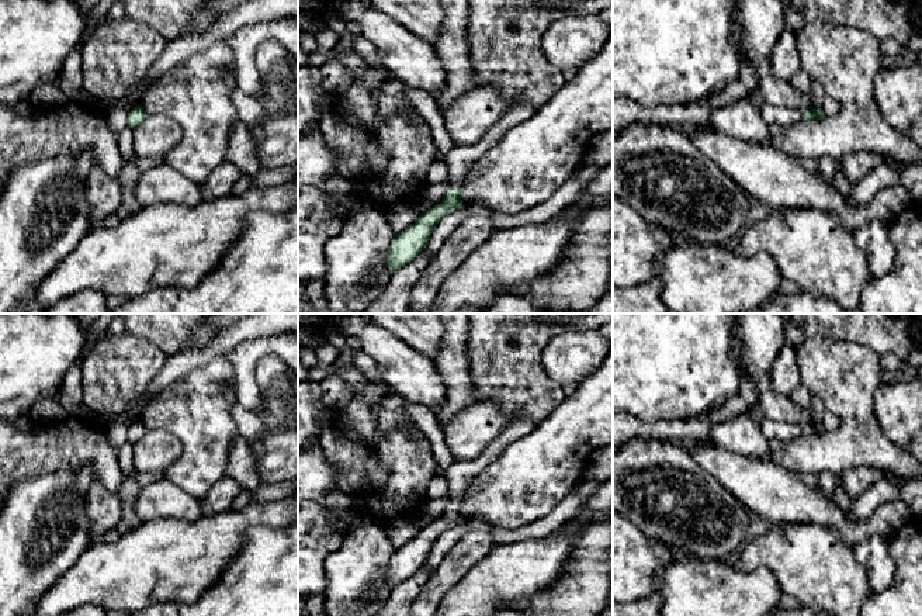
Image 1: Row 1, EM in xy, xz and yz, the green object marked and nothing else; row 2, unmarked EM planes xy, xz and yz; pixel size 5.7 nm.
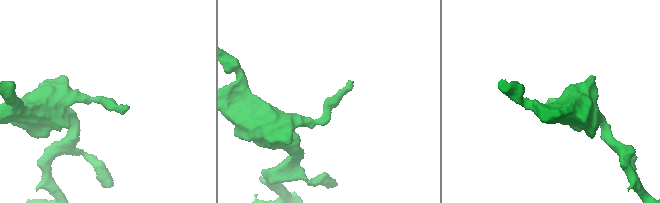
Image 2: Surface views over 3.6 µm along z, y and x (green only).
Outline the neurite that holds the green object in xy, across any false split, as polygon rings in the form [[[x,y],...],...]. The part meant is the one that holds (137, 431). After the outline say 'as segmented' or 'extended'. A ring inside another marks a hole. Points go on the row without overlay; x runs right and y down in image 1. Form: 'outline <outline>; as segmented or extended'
outline [[[136,421],[129,426],[128,430],[128,440],[134,444],[136,444],[148,432],[146,426],[142,423],[142,421]]]; as segmented

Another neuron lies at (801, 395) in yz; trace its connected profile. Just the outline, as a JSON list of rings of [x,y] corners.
[[[800,384],[794,392],[790,395],[791,401],[803,408],[808,408],[811,405],[811,392],[805,384]]]

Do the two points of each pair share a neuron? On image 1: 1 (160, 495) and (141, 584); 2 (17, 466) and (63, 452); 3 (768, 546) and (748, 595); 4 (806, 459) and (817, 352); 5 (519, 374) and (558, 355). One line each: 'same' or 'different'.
1: different
2: same
3: different
4: same
5: different

